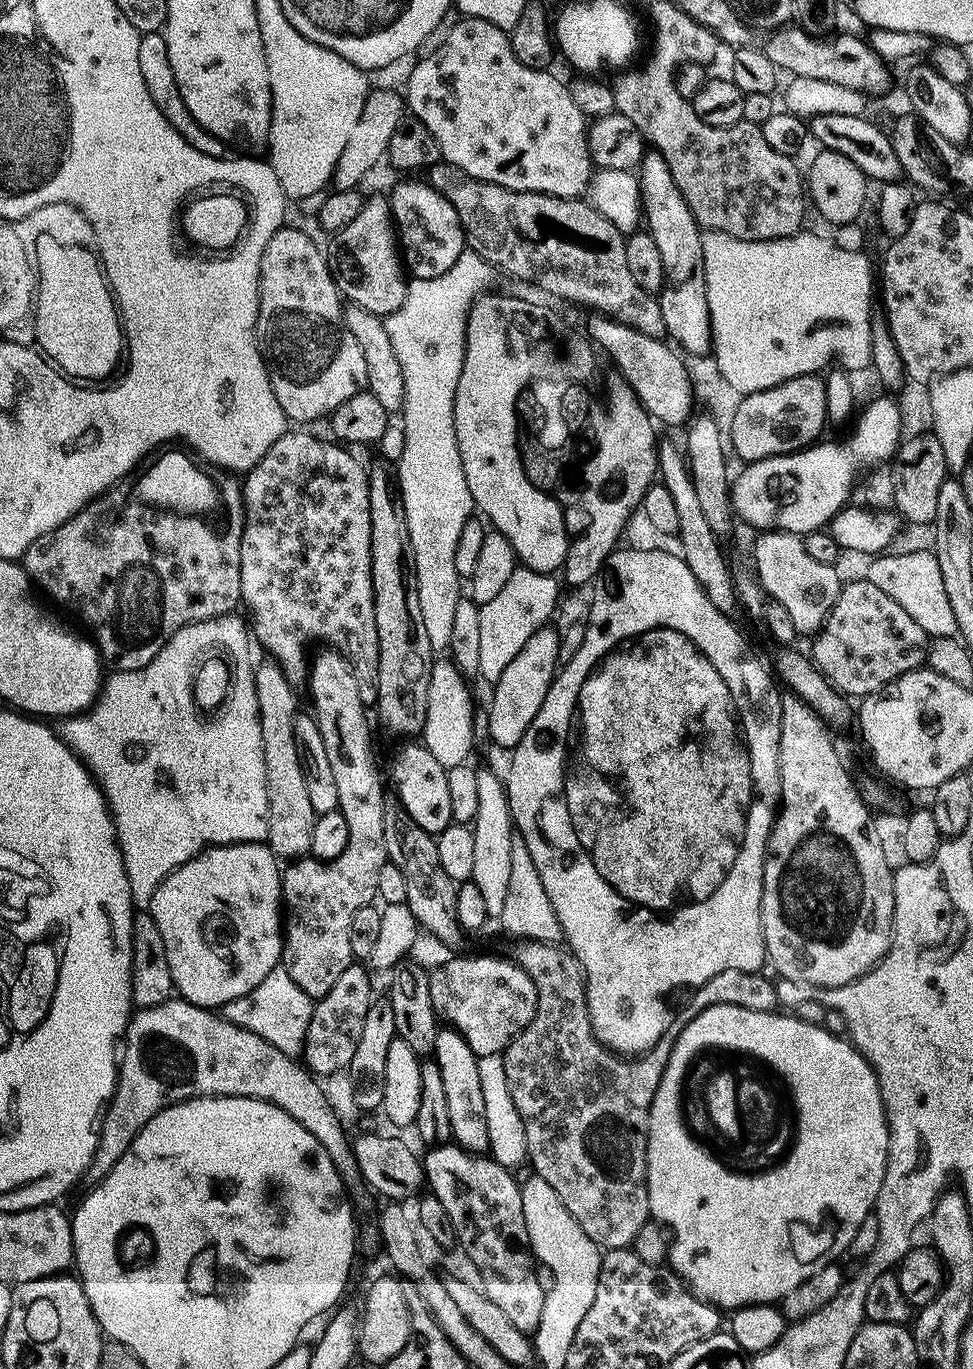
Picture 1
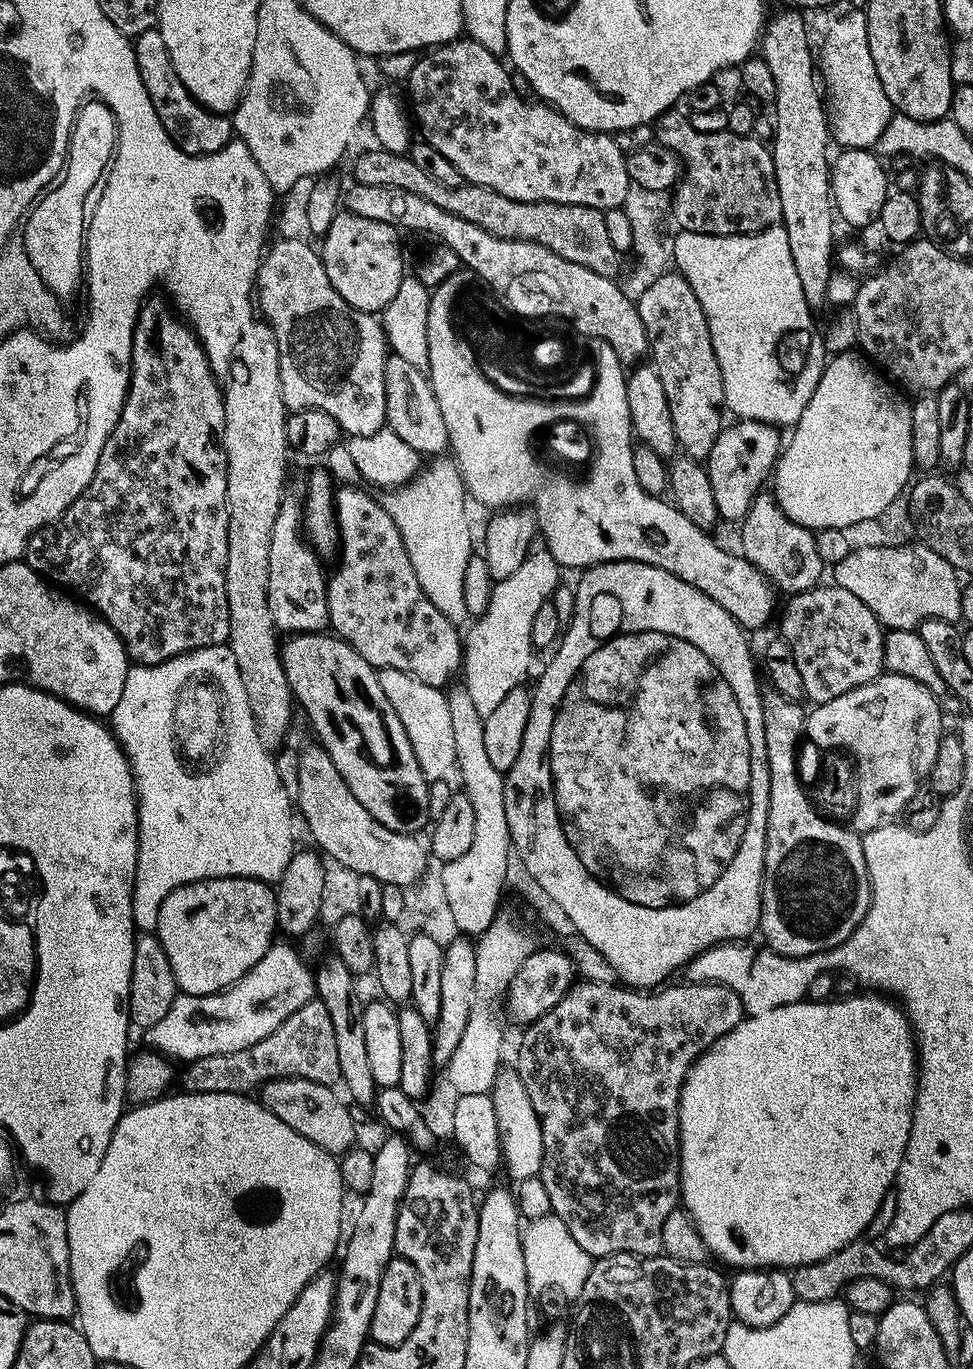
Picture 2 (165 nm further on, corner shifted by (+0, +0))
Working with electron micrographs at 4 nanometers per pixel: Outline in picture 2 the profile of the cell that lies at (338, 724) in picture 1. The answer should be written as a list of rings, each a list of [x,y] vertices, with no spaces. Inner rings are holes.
[[[285,499],[277,521],[274,522],[270,542],[270,568],[268,570],[268,602],[270,614],[277,629],[285,634],[323,633],[328,622],[328,583],[326,572],[320,569],[321,557],[313,551],[302,535],[304,510],[298,499]]]

